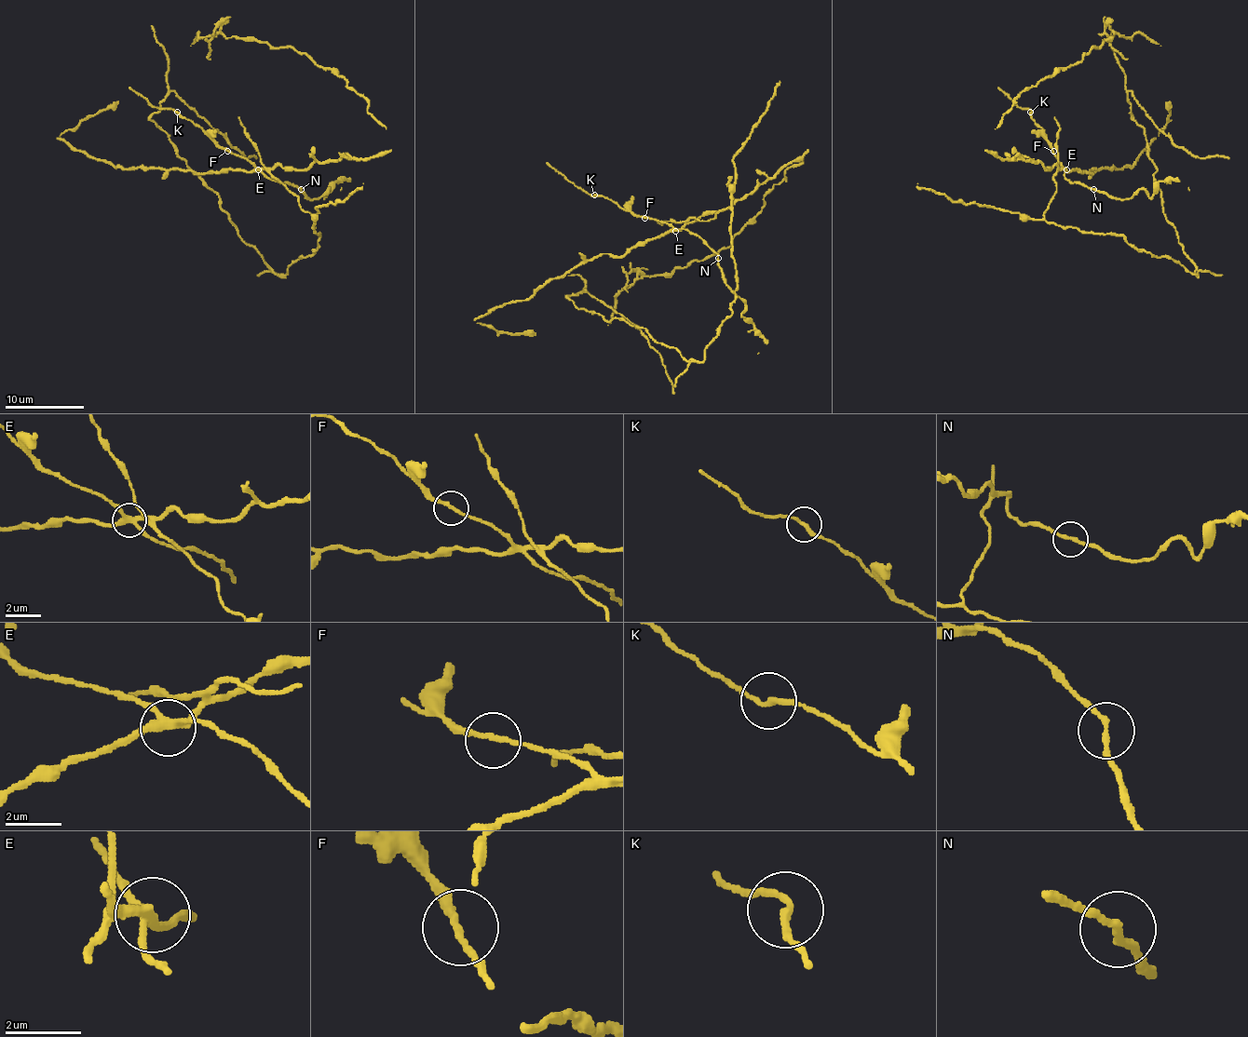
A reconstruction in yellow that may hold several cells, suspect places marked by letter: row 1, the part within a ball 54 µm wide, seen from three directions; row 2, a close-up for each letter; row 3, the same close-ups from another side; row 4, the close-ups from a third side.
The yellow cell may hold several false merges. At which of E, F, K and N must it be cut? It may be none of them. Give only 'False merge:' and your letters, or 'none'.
False merge: E, N

